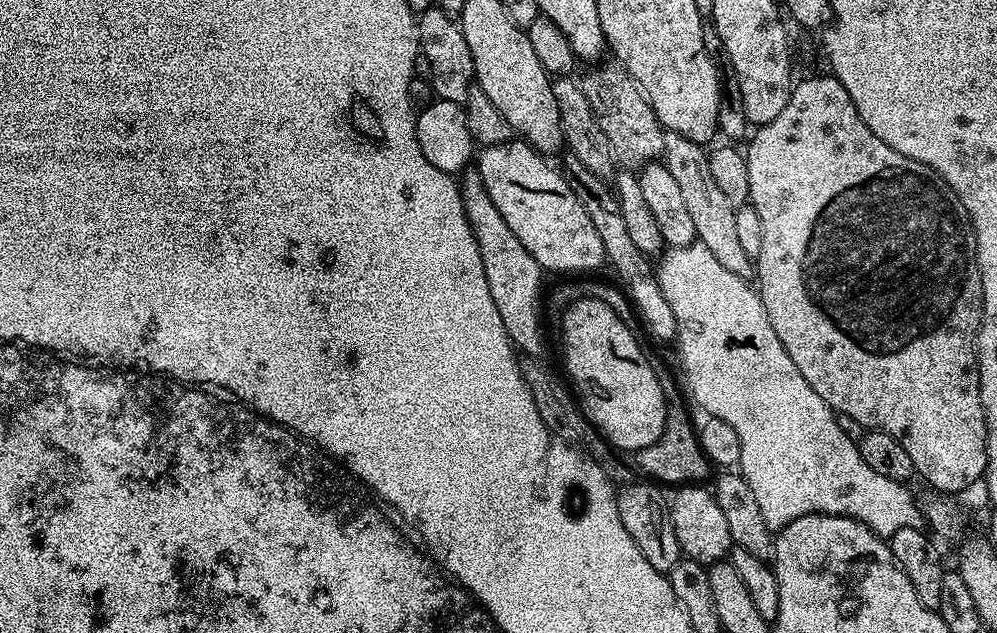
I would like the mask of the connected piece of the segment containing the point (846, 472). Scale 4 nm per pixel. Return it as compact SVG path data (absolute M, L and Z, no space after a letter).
M693 242L681 248L668 248L659 257L659 260L658 267L655 269L656 281L660 283L662 294L666 294L666 302L670 302L670 310L674 310L676 319L674 344L675 347L680 347L680 364L684 367L685 378L688 379L688 388L692 391L697 406L701 408L701 413L714 418L722 418L722 422L730 422L730 426L734 426L734 430L738 434L738 442L742 446L738 471L750 486L750 491L754 493L754 498L758 501L758 510L762 510L762 519L766 521L766 526L779 530L785 528L790 522L794 522L794 518L802 518L806 514L815 512L825 512L827 516L854 518L885 538L892 536L894 530L921 527L922 508L918 500L916 504L915 498L912 497L911 487L908 484L893 482L891 478L886 478L883 474L876 473L872 467L866 466L860 453L859 443L851 440L846 434L846 430L842 430L842 426L838 426L837 413L832 411L825 400L818 398L818 394L814 394L810 382L806 382L806 378L802 378L802 374L798 374L798 366L794 366L794 362L790 362L790 354L786 354L782 342L778 342L778 334L774 334L774 326L770 326L770 318L766 318L759 291L753 285L751 288L745 277L730 274L730 270L726 270L726 266L722 266L722 262L718 262L718 258L714 258L714 254L710 254L710 250L706 250L704 245L699 242Z

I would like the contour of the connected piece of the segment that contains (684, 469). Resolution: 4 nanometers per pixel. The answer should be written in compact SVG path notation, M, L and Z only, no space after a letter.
M662 362L657 363L656 373L658 374L658 382L662 382L662 394L668 403L668 409L666 410L666 426L662 430L658 442L654 442L650 446L638 450L634 454L634 460L636 460L637 466L648 475L645 477L651 478L661 485L699 485L701 482L704 482L704 479L708 476L710 461L708 455L700 448L700 437L698 435L697 425L694 423L694 420L692 424L691 418L688 417L688 408L684 405L683 398L680 397L680 388L676 385L675 378L668 376L667 366L662 364Z

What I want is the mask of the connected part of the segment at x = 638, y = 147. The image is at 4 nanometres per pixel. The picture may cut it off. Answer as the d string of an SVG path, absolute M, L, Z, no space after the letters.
M619 62L612 64L597 63L579 86L586 94L586 102L590 102L590 110L594 110L594 118L598 118L598 126L610 138L612 153L625 169L639 170L645 164L659 161L664 154L664 134L666 129L658 122L654 110L648 105L644 91L633 80Z

